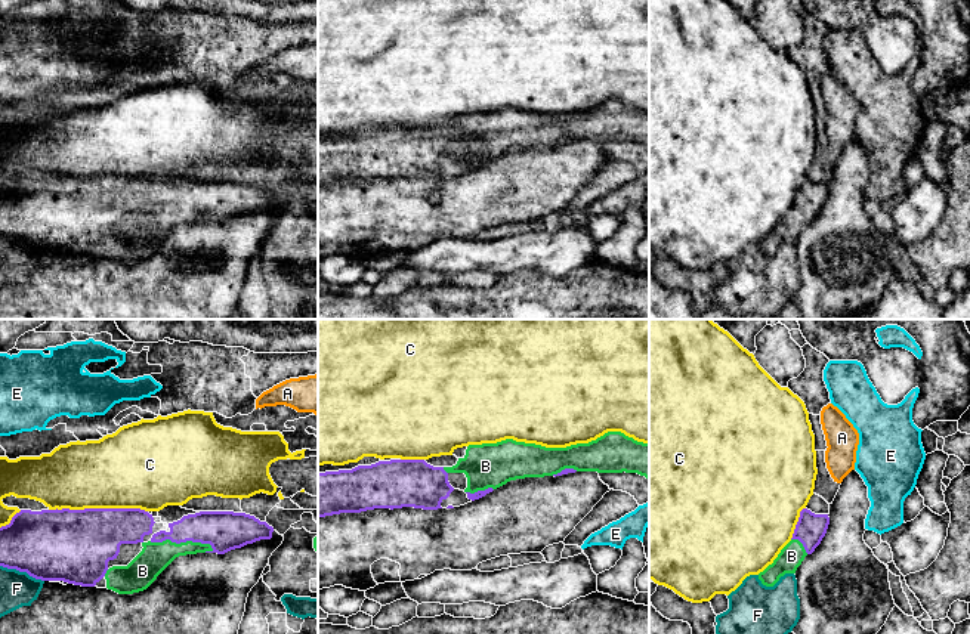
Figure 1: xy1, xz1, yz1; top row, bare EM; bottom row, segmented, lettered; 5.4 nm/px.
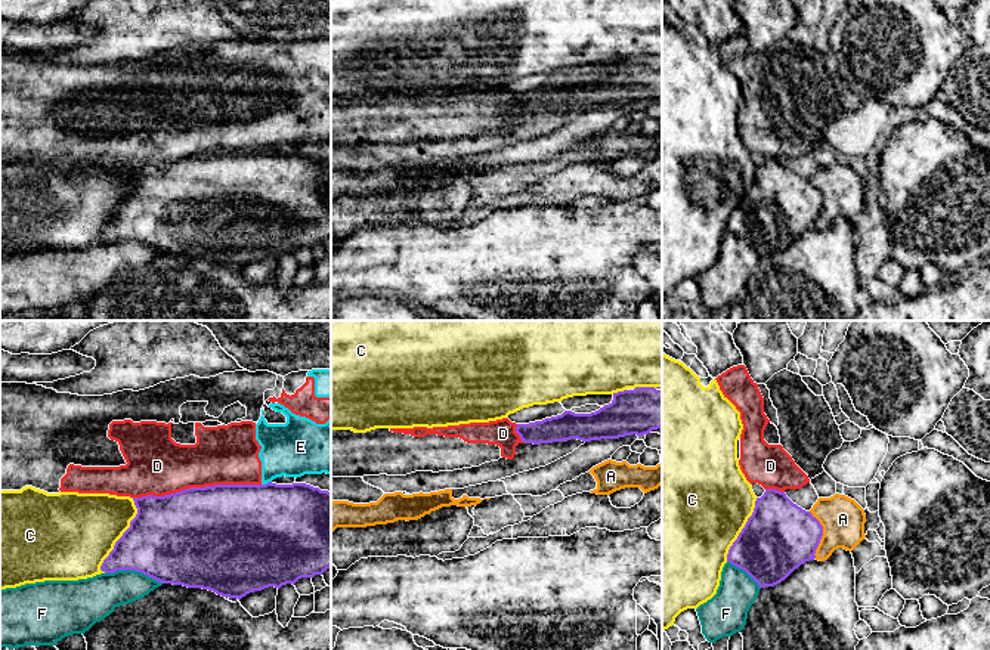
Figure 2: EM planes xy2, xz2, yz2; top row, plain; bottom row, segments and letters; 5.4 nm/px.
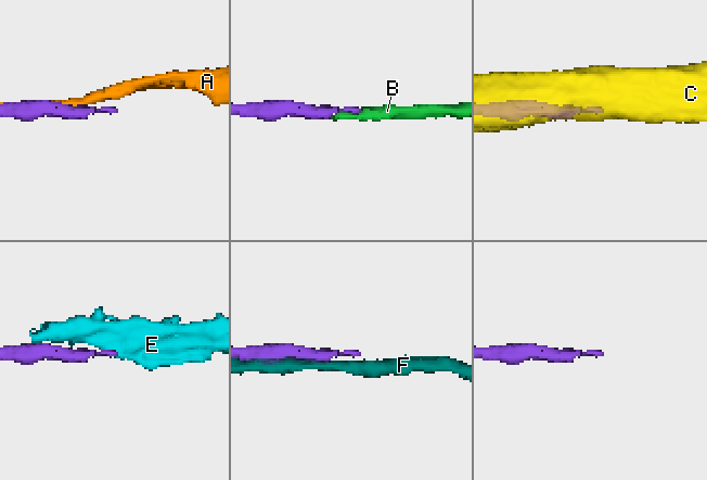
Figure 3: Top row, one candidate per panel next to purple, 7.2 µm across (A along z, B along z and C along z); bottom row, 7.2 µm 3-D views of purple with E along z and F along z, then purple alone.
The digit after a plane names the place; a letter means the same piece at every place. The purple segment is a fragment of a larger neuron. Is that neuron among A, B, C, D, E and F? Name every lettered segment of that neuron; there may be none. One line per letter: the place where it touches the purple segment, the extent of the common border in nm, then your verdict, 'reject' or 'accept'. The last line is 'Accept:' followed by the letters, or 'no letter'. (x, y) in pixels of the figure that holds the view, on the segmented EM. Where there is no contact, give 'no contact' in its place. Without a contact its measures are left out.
A: yz2 (822, 535) | 260 nm | reject
B: xy1 (182, 541) | 360 nm | accept
C: xy1 (98, 509) | 550 nm | reject
D: xy2 (197, 488) | 700 nm | reject
E: xy2 (266, 483) | 60 nm | reject
F: xy2 (133, 569) | 320 nm | reject
Accept: B

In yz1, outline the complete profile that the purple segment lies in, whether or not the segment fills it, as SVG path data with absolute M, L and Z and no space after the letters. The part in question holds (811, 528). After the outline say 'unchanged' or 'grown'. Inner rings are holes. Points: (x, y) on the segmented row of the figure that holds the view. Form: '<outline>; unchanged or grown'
M803 508L791 541L781 550L773 563L759 573L762 584L773 587L785 573L796 573L804 557L821 544L828 525L828 514L815 514Z; grown

